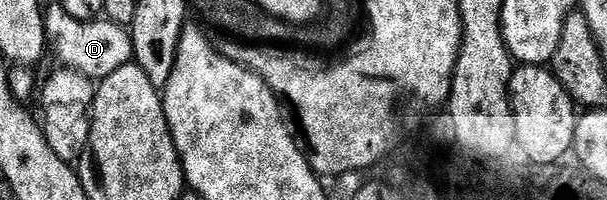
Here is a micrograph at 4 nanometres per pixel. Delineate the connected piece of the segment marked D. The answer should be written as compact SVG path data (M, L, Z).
M70 16L58 17L56 23L47 24L47 40L57 51L60 62L66 69L73 69L89 80L100 82L115 74L119 66L133 60L133 38L124 27L113 24L106 18L91 23L73 20Z

